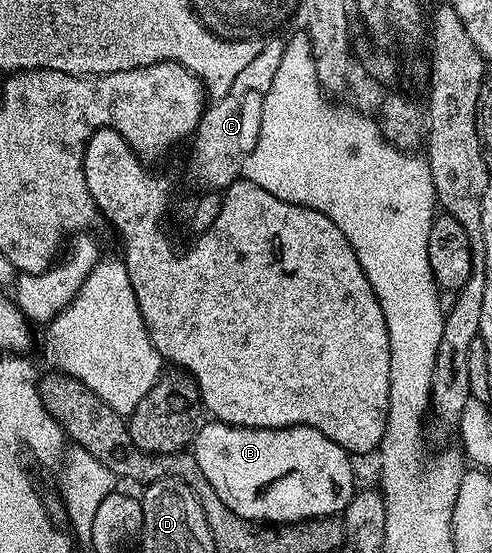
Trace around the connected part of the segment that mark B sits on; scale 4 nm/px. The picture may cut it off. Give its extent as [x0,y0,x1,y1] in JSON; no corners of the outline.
[192,419,354,526]

